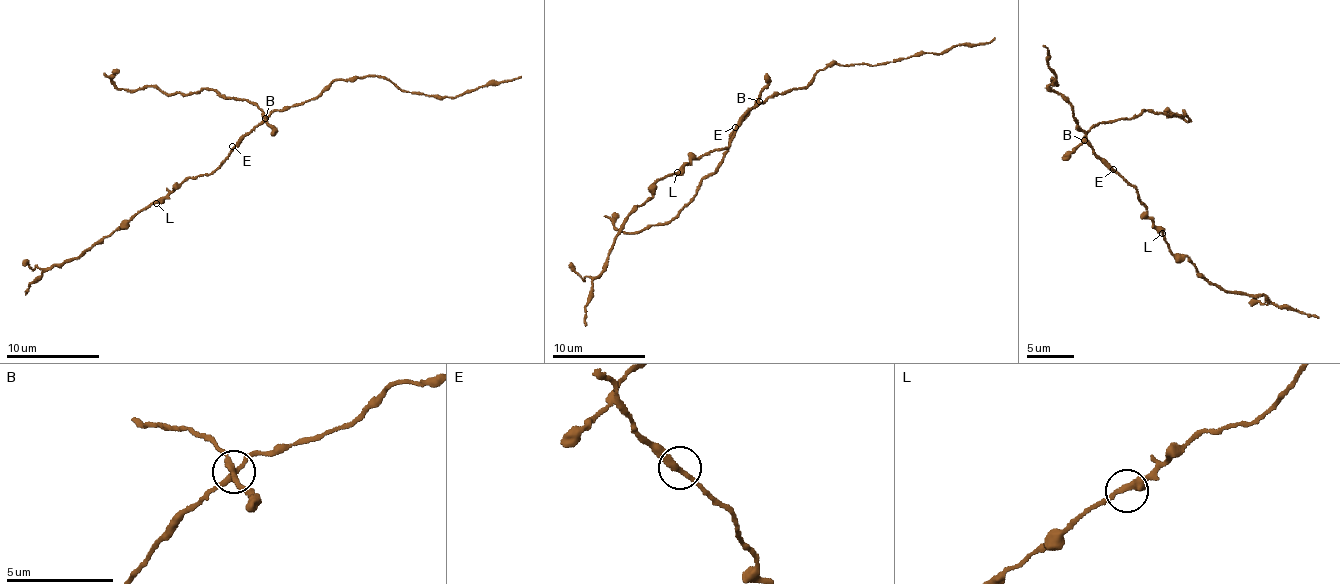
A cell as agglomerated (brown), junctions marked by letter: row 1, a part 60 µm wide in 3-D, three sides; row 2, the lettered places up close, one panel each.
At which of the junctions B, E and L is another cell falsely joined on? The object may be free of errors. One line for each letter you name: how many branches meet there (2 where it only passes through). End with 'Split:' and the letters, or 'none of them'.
B: Branches: 4
Split: B

